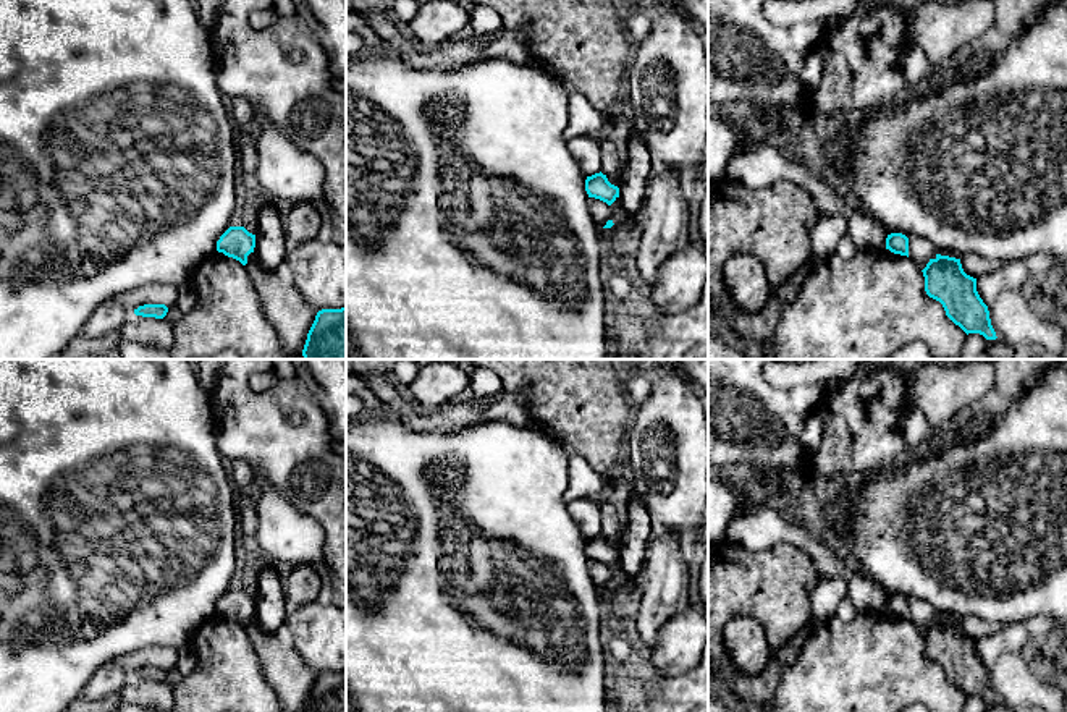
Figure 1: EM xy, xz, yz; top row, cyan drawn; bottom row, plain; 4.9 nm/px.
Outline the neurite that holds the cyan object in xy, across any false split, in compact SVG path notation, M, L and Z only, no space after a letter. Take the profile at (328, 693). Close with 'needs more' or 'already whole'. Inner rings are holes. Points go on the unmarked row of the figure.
M346 670L318 673L304 712L346 712Z; already whole

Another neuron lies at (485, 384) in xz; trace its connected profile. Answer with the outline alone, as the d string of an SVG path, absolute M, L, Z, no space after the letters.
M474 367L470 375L470 387L474 396L482 400L498 400L504 393L498 374L487 367Z

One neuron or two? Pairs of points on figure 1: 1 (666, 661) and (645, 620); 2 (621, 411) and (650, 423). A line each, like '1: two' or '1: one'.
1: two
2: two

